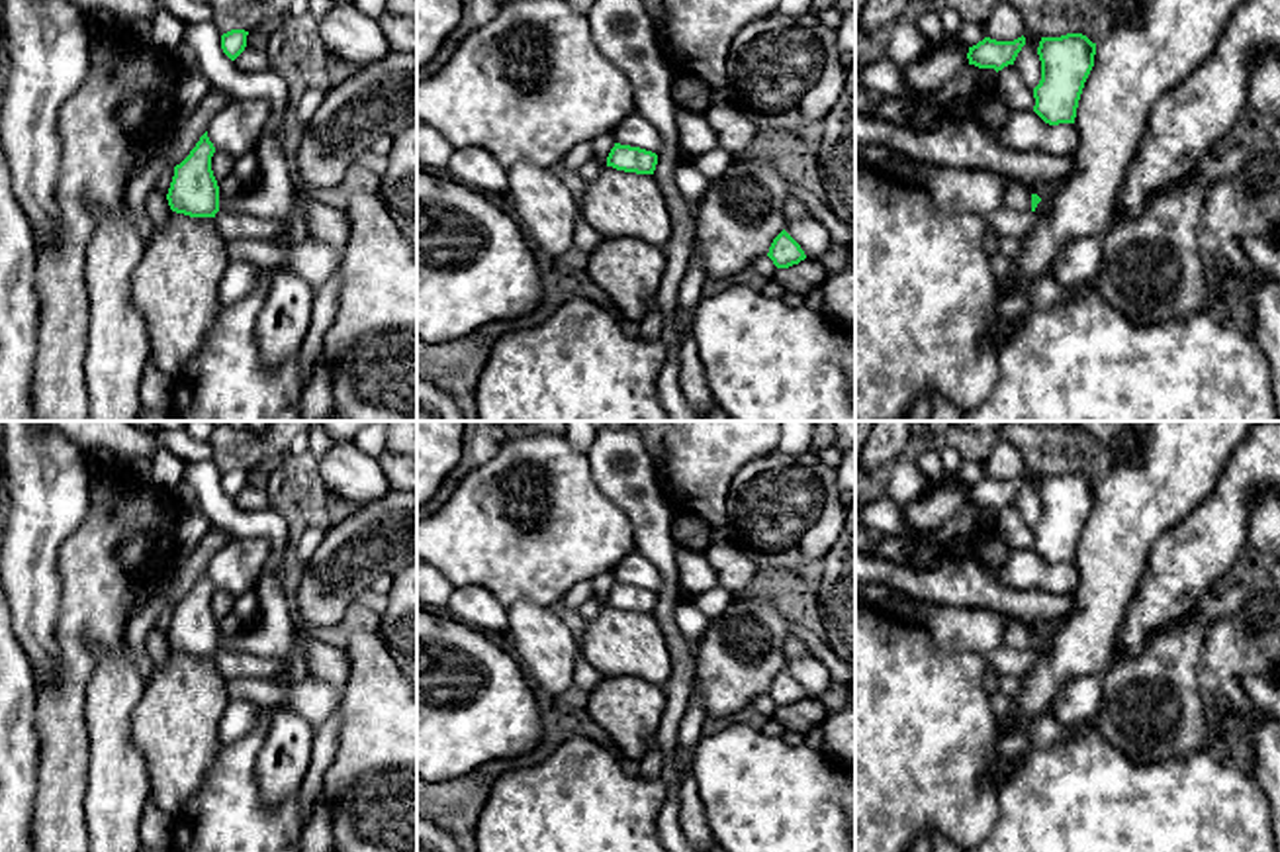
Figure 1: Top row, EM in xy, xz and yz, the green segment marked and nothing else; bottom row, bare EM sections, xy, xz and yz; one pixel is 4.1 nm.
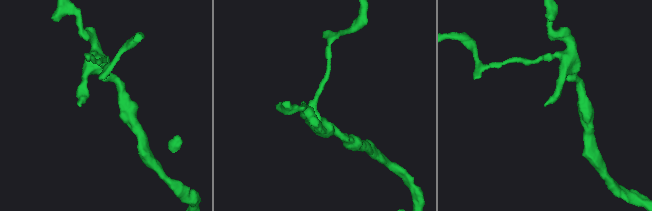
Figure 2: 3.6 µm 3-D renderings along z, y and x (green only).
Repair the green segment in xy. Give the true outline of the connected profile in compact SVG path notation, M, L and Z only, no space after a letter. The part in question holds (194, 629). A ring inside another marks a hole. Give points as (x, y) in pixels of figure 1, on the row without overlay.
M206 570L190 593L174 605L166 633L172 650L190 656L215 656L219 650L219 625L211 609L213 592L215 586Z

